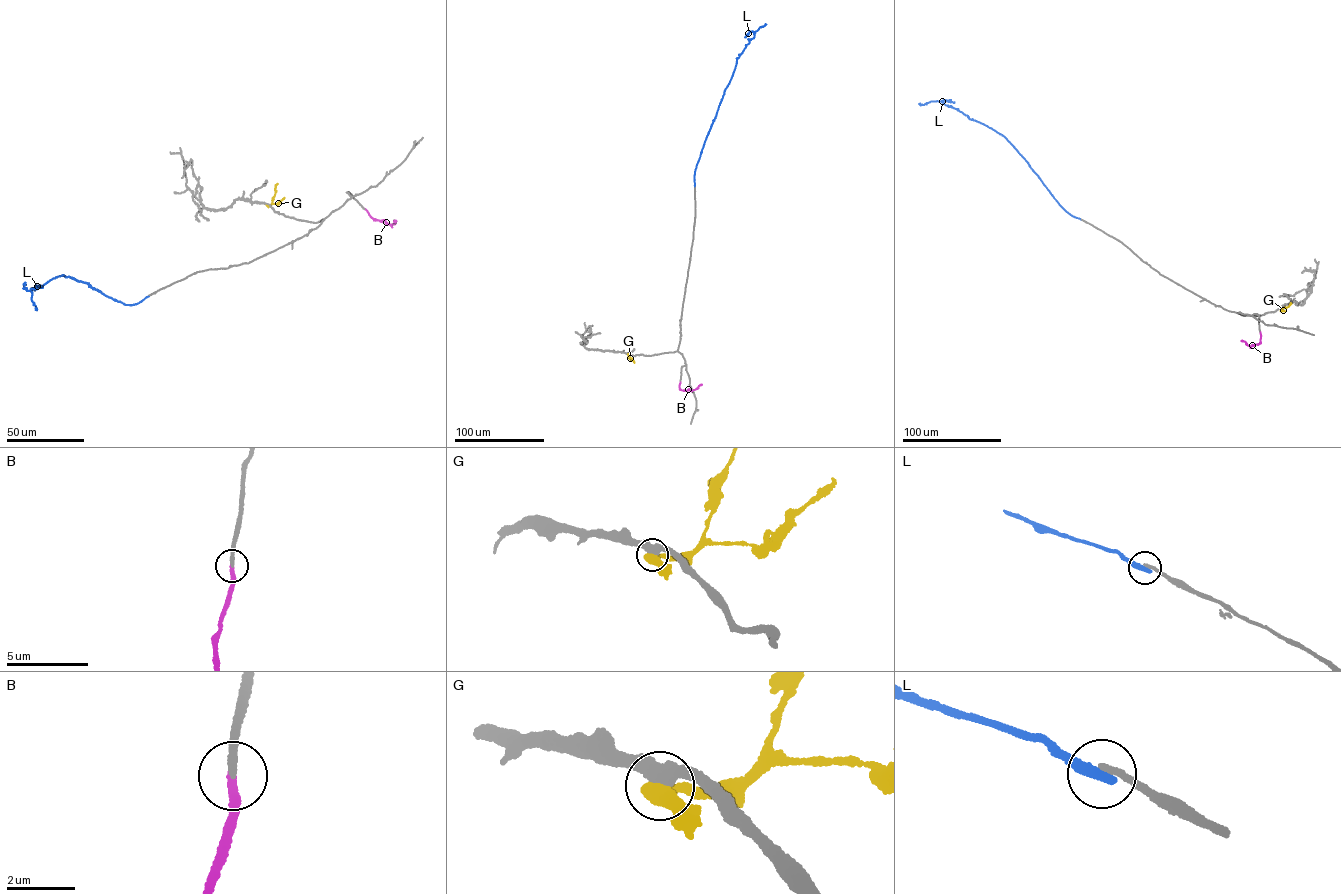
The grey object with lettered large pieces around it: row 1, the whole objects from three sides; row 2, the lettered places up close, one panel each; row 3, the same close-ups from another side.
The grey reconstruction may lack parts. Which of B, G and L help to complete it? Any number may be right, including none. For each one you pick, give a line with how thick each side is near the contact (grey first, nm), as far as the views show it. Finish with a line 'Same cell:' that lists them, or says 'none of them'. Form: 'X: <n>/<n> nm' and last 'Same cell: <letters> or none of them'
B: 260/280 nm
Same cell: B

